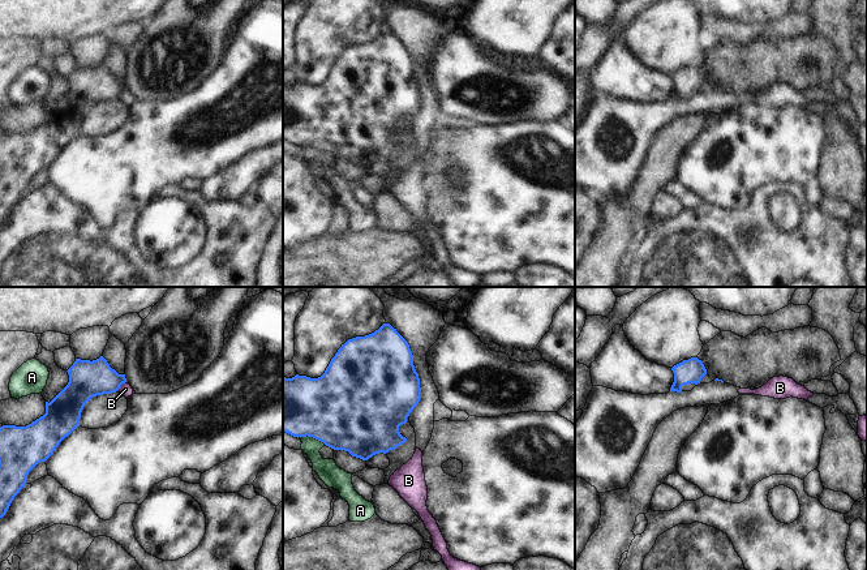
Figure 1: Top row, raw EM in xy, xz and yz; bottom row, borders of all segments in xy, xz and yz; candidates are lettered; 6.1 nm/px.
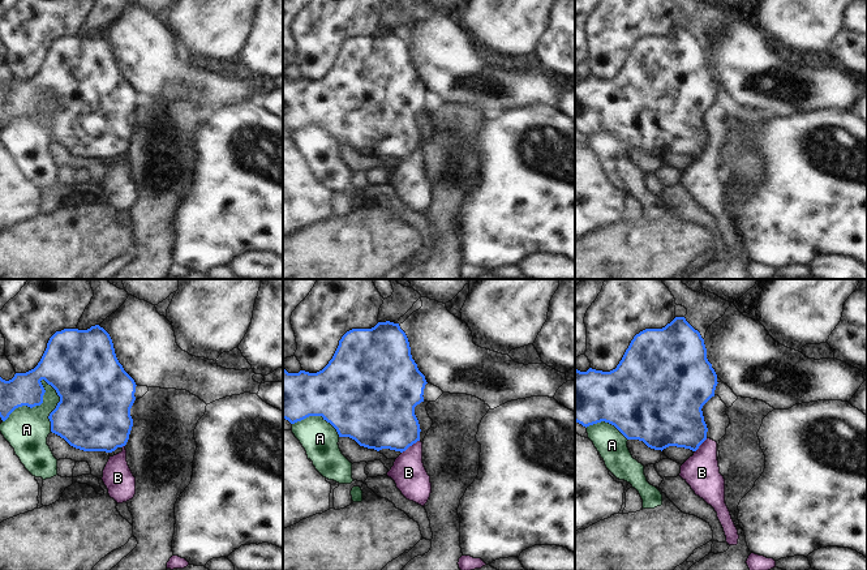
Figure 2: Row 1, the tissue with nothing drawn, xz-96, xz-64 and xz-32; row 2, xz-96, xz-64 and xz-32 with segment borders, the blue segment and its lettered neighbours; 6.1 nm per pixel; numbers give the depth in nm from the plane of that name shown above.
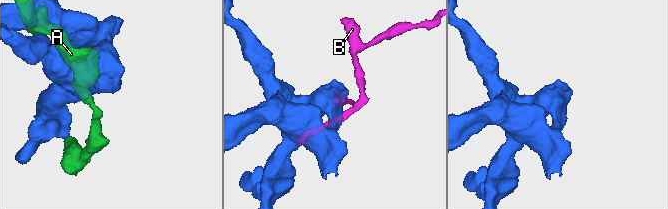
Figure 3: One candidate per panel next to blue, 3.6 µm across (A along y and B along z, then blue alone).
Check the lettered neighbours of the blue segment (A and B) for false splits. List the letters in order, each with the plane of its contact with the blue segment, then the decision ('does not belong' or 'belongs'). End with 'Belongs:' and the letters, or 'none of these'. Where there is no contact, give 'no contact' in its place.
A: xz | does not belong
B: xy | does not belong
Belongs: none of these

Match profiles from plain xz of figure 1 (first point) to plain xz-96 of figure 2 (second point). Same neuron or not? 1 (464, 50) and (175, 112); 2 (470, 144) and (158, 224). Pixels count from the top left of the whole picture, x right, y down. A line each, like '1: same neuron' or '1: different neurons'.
1: different neurons
2: different neurons

